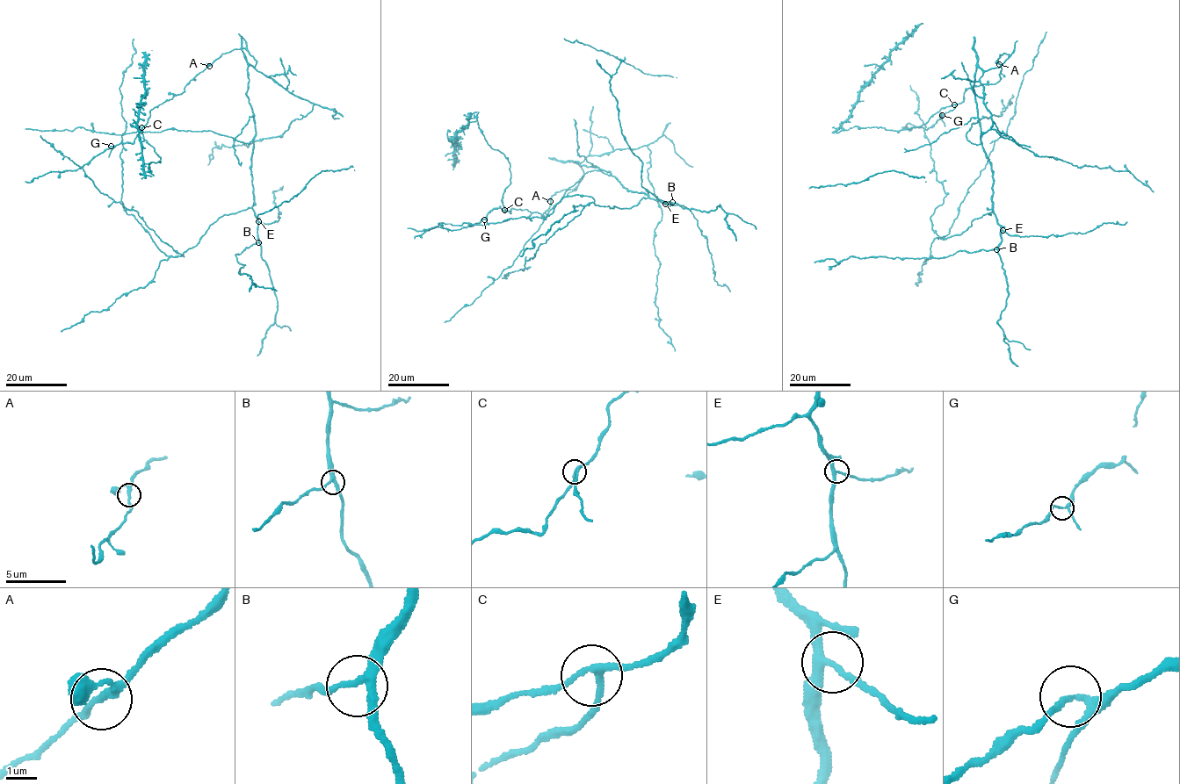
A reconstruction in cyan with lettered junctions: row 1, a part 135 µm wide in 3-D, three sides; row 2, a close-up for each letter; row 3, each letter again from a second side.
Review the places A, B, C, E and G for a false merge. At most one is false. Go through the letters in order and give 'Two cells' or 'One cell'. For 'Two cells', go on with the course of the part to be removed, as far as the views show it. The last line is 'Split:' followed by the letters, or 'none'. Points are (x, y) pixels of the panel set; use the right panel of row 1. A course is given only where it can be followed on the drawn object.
A: One cell
B: One cell
C: One cell
E: One cell
G: One cell
Split: none

